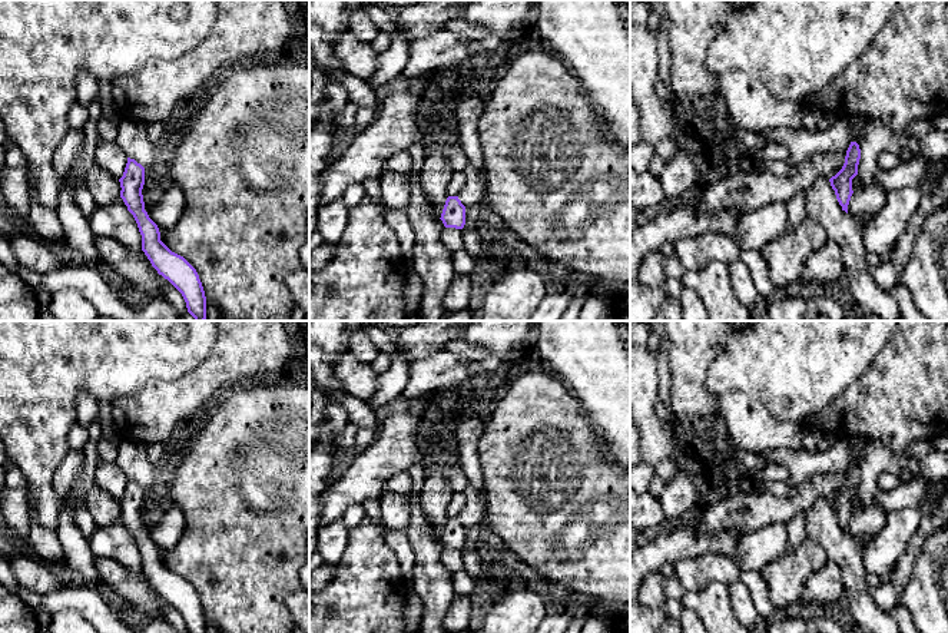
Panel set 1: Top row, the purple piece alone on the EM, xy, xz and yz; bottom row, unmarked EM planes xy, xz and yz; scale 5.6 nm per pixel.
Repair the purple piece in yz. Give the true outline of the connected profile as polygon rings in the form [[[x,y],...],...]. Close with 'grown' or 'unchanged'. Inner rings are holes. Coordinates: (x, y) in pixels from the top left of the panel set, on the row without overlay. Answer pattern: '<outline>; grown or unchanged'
[[[851,463],[846,471],[845,484],[842,490],[829,500],[831,507],[835,511],[836,520],[842,527],[842,531],[845,531],[846,534],[851,517],[853,514],[852,500],[858,496],[859,480],[861,480],[859,465],[856,463]]]; unchanged

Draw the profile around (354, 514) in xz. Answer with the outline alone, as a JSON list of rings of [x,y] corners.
[[[354,504],[344,513],[341,520],[348,528],[352,528],[357,527],[365,517],[367,513],[362,504]]]

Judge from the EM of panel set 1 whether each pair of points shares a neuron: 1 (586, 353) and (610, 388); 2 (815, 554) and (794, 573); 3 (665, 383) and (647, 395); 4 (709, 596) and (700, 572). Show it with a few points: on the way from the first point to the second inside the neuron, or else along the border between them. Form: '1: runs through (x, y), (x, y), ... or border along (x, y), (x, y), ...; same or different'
1: runs through (593, 361), (605, 380); same
2: runs through (809, 557), (799, 567); same
3: border along (656, 355), (659, 394), (656, 413), (668, 420); different
4: border along (728, 585), (709, 582), (700, 589), (685, 592); different

